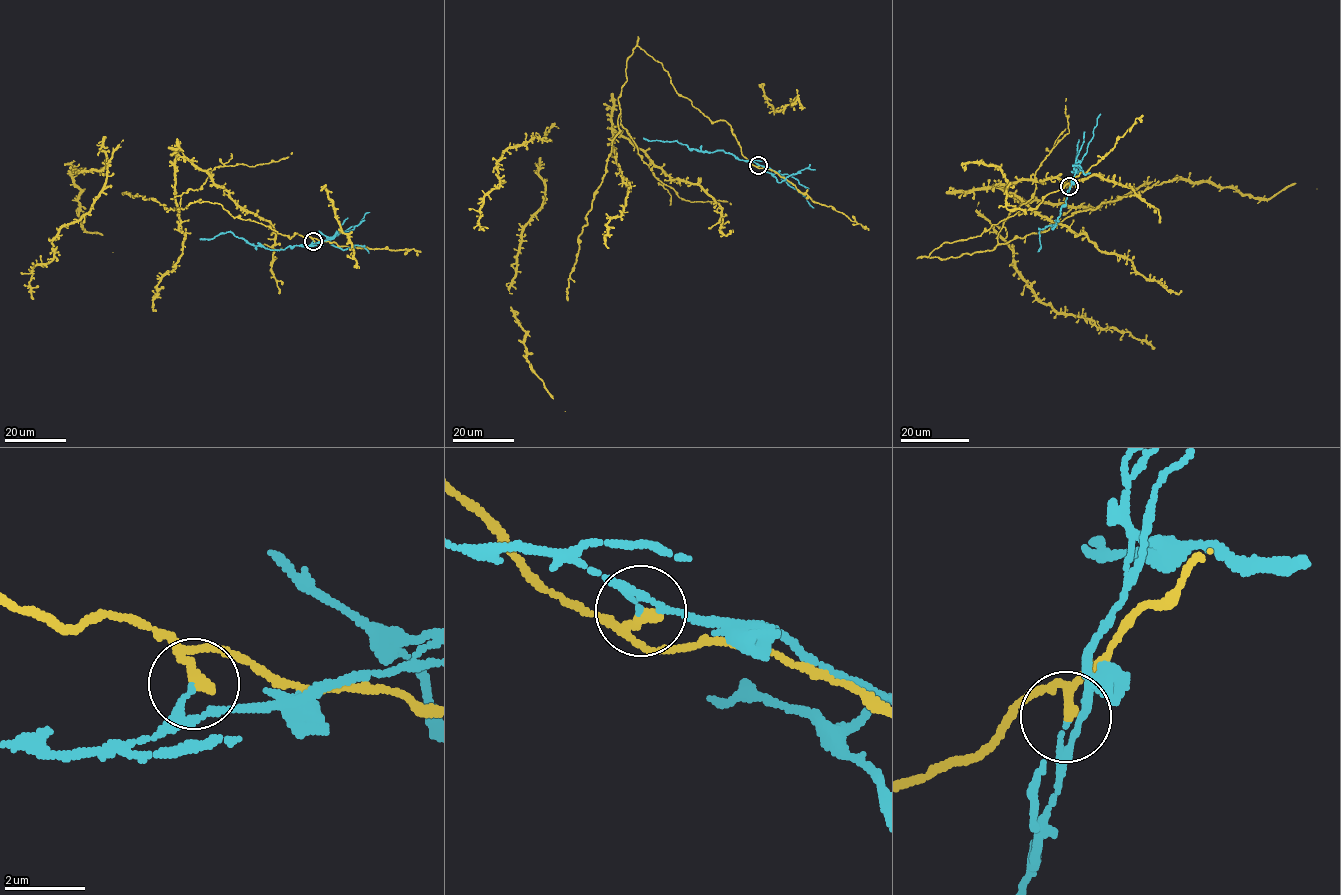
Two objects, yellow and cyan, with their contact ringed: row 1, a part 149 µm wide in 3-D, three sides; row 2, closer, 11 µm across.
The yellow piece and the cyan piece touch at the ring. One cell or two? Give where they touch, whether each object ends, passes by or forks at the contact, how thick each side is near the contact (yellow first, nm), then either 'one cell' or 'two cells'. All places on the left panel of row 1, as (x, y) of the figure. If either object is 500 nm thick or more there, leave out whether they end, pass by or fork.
place (313, 241); yellow passes by; cyan ends; calibres 200 and 120 nm; two cells

